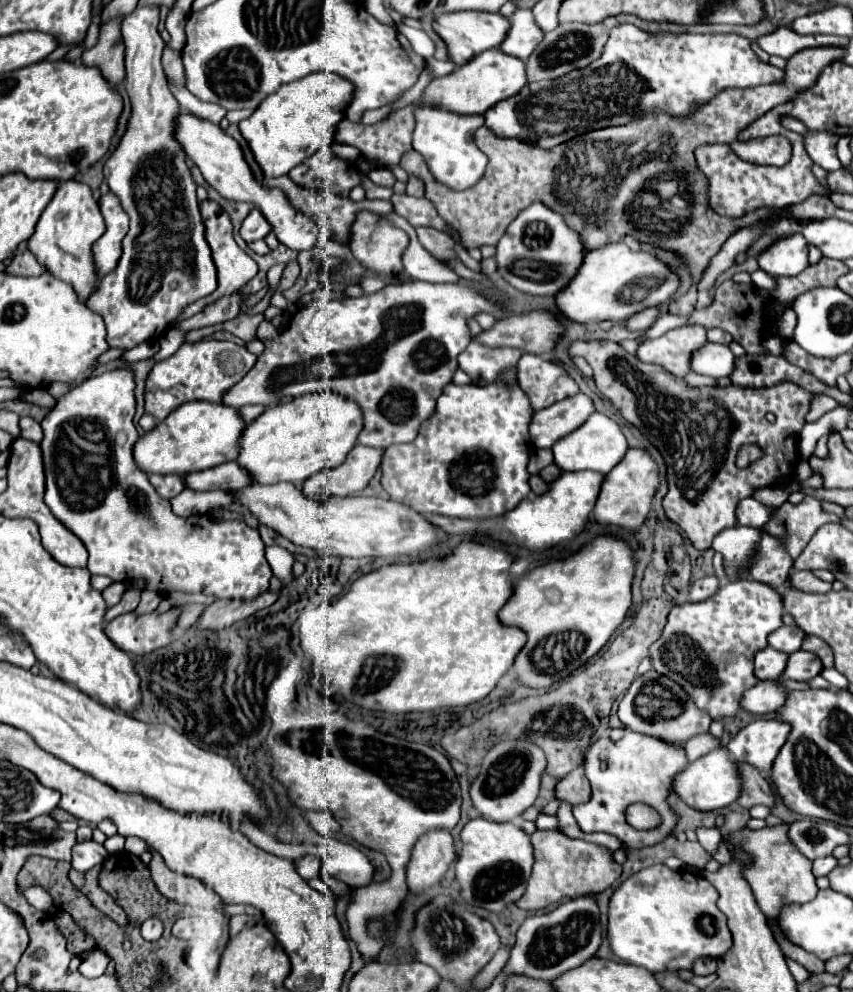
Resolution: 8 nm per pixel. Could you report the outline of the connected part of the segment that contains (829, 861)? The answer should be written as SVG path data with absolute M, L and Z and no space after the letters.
M827 856L827 858L817 858L813 862L813 874L819 878L819 876L827 876L833 868L837 866L837 860L833 856Z

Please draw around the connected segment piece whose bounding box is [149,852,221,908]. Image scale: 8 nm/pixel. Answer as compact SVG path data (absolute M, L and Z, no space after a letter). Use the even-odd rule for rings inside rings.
M157 852L151 854L153 854L153 860L149 864L151 878L163 896L179 904L187 904L191 908L215 908L221 902L221 898L209 886L205 886L205 882L201 882L199 878L189 878L173 872Z

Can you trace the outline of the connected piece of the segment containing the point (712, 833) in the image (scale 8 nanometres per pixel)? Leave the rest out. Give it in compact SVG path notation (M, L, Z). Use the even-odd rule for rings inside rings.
M697 828L695 834L697 834L699 844L701 844L709 854L713 854L713 852L717 850L717 844L719 844L719 838L721 838L721 834L719 834L717 828Z

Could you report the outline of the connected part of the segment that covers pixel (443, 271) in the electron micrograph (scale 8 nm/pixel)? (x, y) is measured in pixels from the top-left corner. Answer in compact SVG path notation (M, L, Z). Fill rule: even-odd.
M387 214L385 218L389 218L395 226L403 228L411 242L403 254L403 272L409 274L415 280L429 280L429 282L459 282L461 278L457 276L453 270L449 270L445 264L437 262L437 258L433 258L419 242L417 242L417 234L415 228L401 218L399 214Z

